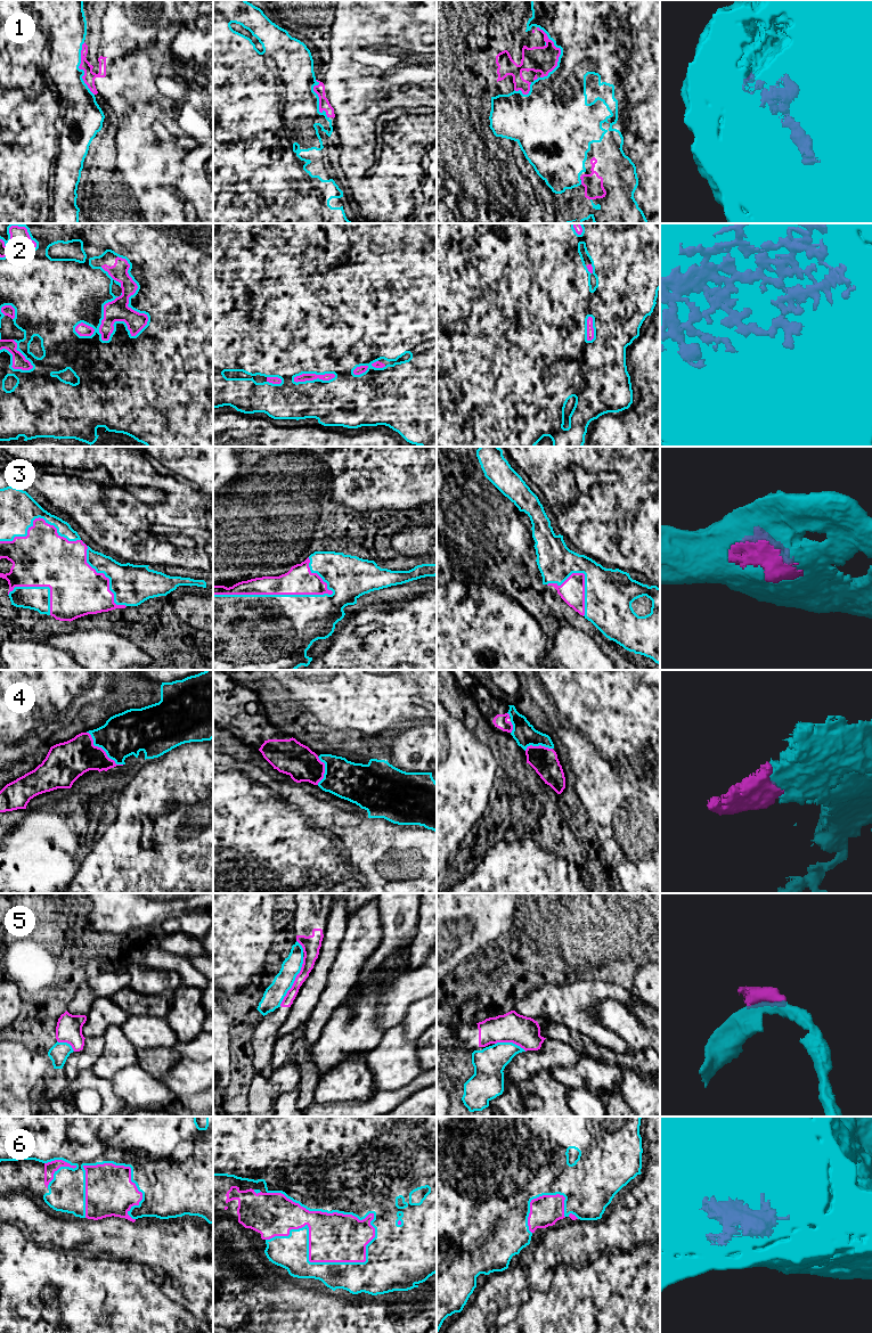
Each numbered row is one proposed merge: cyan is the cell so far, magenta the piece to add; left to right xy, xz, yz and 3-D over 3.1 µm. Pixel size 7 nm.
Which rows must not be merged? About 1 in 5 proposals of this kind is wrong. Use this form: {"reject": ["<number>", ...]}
{"reject": ["5"]}

